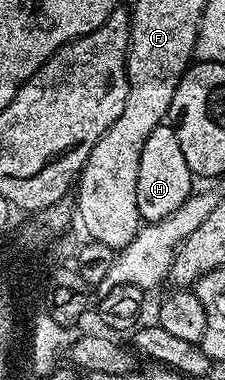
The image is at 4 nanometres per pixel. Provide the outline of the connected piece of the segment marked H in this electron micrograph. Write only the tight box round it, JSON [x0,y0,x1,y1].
[137,124,193,222]

